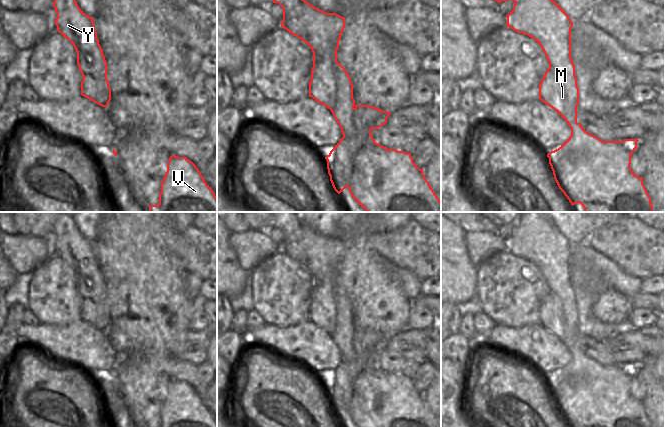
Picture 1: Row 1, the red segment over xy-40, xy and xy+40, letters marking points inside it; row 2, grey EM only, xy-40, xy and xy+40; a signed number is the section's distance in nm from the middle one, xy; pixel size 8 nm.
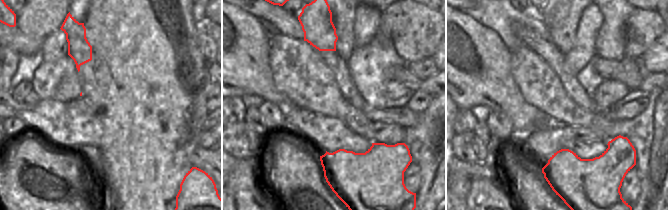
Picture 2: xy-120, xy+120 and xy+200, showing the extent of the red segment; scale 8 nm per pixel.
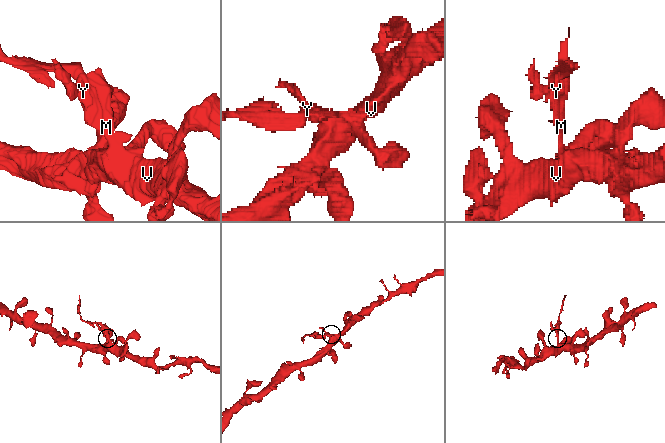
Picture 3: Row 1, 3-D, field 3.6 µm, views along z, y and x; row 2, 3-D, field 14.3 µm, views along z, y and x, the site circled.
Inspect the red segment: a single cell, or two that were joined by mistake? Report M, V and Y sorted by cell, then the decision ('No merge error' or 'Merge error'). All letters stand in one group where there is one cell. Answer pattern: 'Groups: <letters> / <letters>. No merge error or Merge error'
Groups: M Y / V. Merge error.

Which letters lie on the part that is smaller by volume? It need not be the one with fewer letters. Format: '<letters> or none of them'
M, Y.

